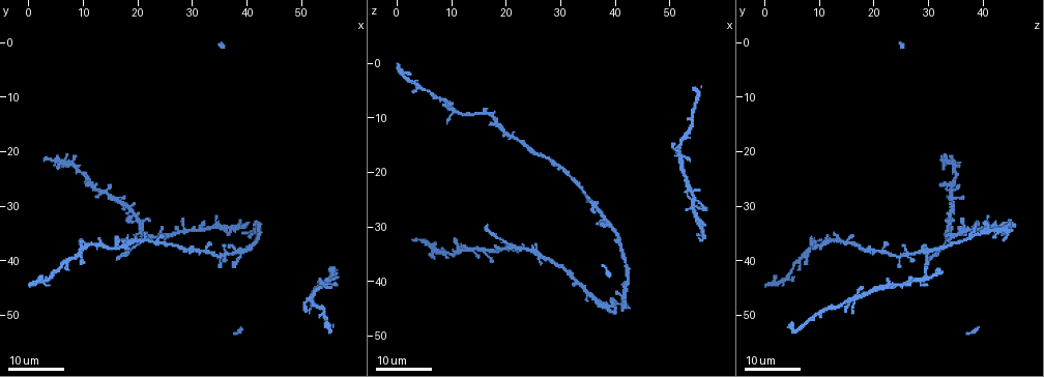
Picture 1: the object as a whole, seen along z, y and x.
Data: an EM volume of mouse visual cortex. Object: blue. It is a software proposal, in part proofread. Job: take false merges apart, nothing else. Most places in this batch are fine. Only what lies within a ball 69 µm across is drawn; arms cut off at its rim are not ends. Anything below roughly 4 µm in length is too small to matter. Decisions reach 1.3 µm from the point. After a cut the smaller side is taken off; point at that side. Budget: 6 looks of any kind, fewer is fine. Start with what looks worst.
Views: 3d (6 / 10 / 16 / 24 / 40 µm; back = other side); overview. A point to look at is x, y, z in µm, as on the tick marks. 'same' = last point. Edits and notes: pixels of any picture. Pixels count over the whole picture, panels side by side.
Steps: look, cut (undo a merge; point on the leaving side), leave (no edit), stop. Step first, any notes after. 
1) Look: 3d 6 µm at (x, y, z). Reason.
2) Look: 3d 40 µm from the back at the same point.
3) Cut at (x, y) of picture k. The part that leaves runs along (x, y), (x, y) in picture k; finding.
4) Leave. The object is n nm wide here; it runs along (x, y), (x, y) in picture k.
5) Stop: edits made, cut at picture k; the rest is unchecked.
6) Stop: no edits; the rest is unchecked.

Look: 3d 16 µm at (39.0, 38.5, 29.5).

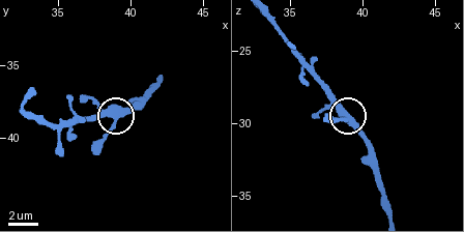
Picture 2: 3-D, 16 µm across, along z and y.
Look: 3d 10 µm at (38.8, 38.8, 29.6).

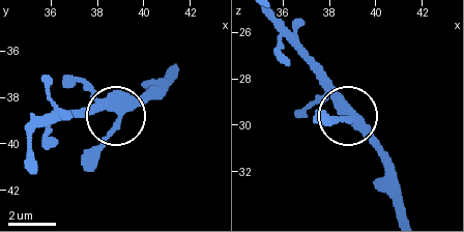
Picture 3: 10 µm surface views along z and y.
Leave. It runs along (174, 68), (124, 112), (112, 136), (85, 164) in picture 3; continuous, no second cell.

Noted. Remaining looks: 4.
Look: 3d 24 µm at (54.5, 49.0, 10.5). Three-way junction.

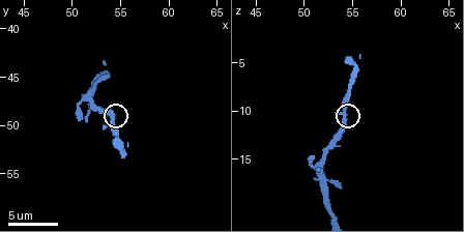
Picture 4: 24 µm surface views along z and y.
Look: 3d 10 µm at (54.0, 49.4, 10.2).

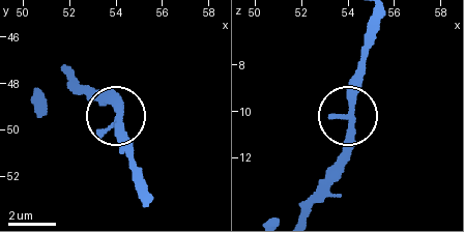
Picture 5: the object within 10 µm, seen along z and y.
Leave. 3 arms meet here; one cell here.

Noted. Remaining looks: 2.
Look: 3d 16 µm at (9.0, 39.0, 7.5). Sudden change in width.

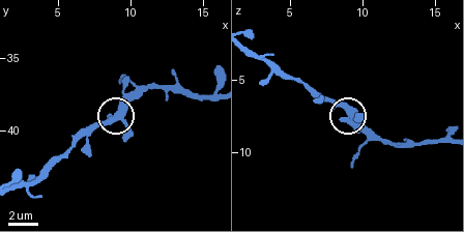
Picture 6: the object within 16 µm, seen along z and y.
Look: 3d 10 µm at (9.2, 39.0, 7.4).

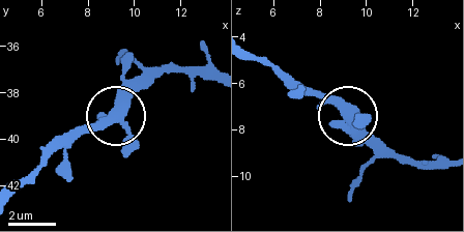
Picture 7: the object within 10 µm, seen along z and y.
Leave. 3 arms meet here; all the same cell.

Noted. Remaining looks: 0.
Stop: no edits; the rest is unchecked.

